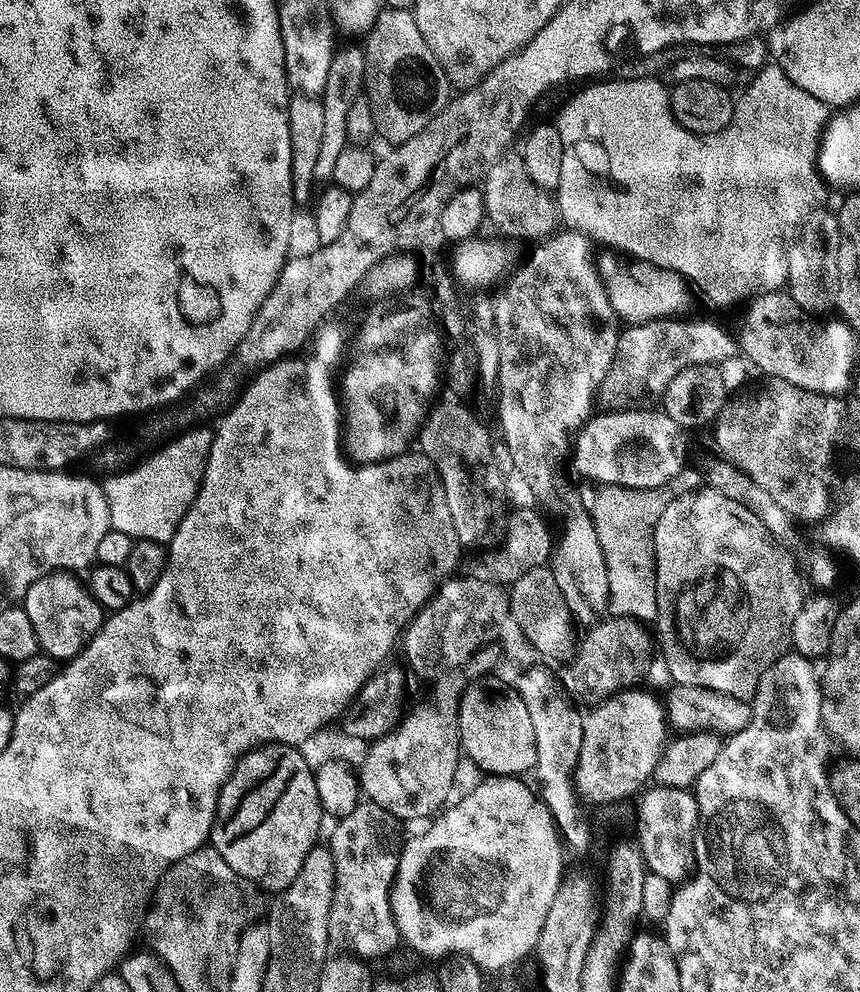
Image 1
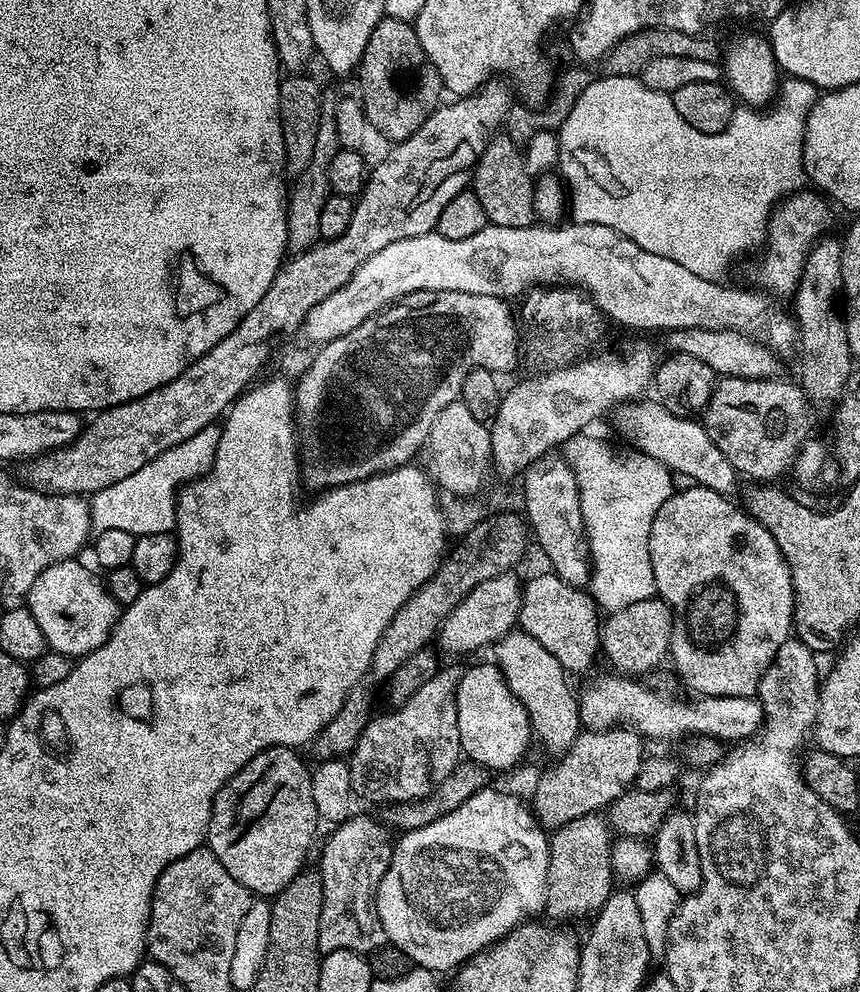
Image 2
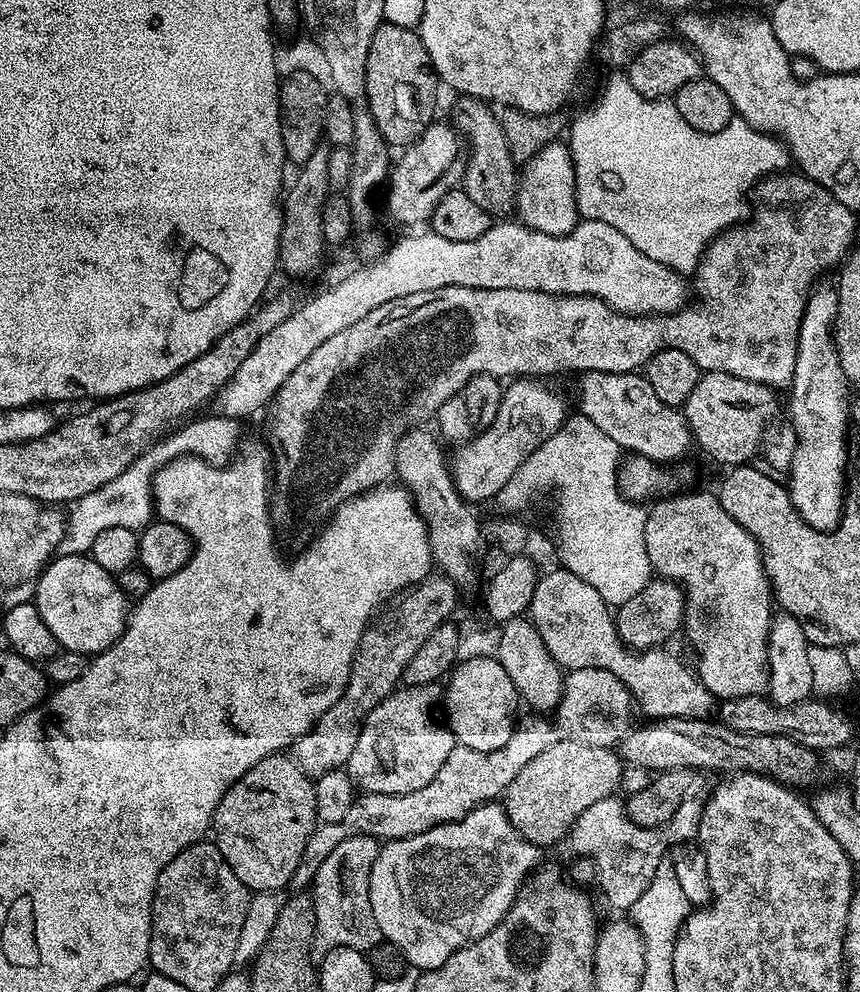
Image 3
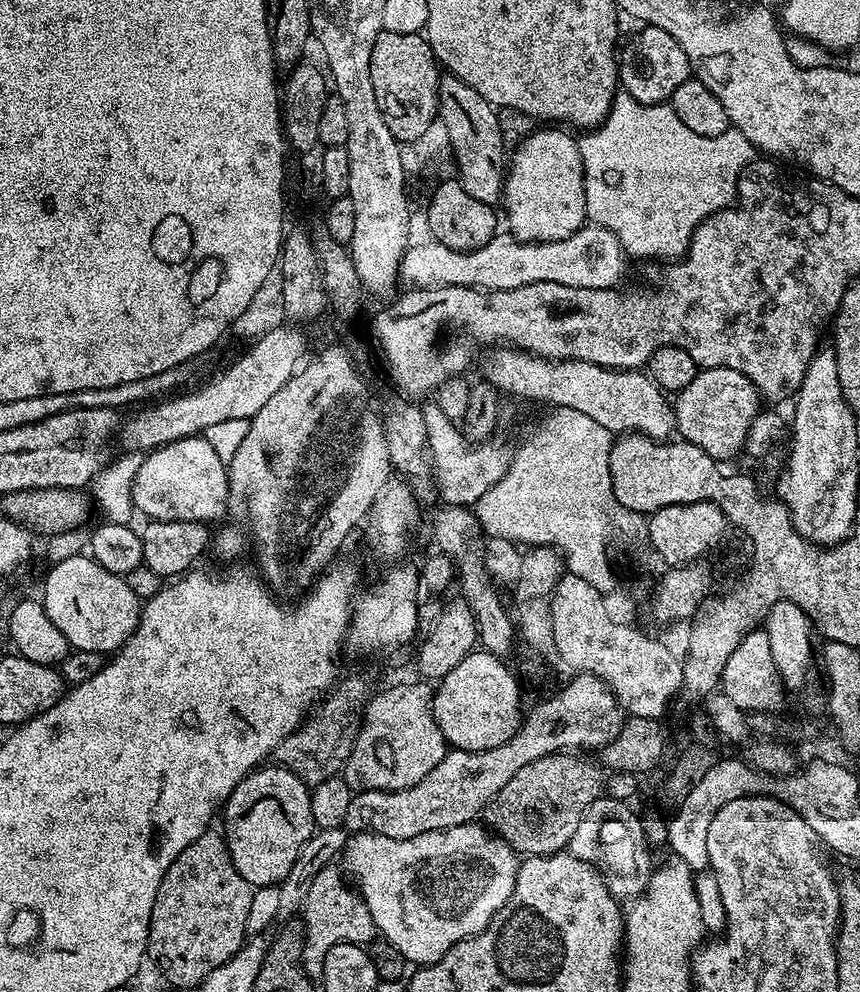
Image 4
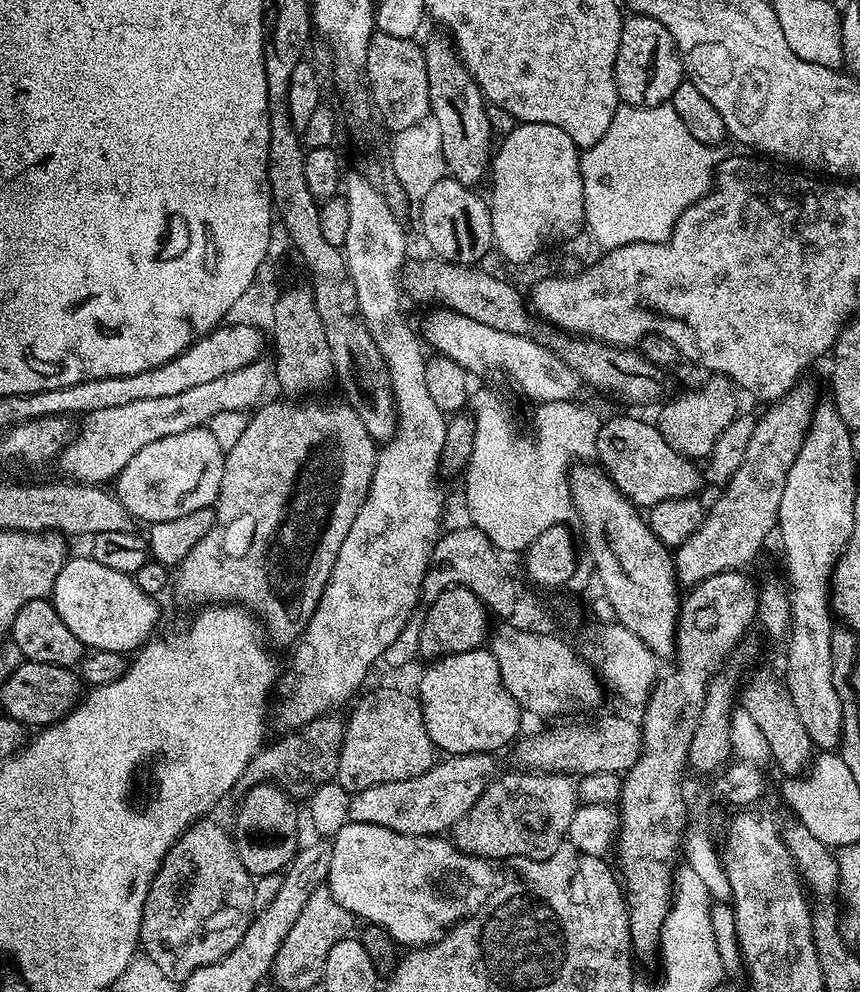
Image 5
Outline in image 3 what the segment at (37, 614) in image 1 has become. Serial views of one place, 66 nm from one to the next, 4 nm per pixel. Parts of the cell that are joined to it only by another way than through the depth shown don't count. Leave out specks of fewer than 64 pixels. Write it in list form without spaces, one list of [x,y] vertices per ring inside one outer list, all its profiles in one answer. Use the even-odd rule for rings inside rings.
[[[57,555],[41,571],[35,584],[34,603],[38,614],[42,614],[42,622],[46,622],[50,634],[54,634],[57,645],[63,650],[85,654],[105,652],[128,625],[128,597],[122,594],[115,575],[102,570],[91,555]]]

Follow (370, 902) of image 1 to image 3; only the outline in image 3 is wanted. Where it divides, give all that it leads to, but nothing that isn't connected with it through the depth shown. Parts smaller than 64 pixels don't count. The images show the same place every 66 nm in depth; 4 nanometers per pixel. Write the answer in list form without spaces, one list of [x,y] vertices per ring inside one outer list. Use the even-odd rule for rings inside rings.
[[[351,836],[338,846],[322,866],[310,885],[310,897],[316,919],[316,936],[313,938],[312,955],[323,958],[335,948],[356,948],[362,953],[381,943],[380,927],[370,906],[370,874],[382,844],[375,836]]]

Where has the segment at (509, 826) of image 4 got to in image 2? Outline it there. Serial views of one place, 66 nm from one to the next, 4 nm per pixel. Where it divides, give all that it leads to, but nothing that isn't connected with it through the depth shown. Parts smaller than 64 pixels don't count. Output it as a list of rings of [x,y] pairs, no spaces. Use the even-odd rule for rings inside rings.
[[[627,727],[607,728],[601,732],[584,730],[561,755],[549,772],[540,776],[530,808],[545,829],[555,830],[591,812],[599,813],[636,782],[640,764],[646,759],[645,741],[639,732]]]

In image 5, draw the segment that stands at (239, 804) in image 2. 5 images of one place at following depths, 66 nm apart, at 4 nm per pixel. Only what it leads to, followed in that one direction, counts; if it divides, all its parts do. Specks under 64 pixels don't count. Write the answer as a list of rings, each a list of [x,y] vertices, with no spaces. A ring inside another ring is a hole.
[[[276,782],[256,784],[249,792],[243,793],[241,800],[244,801],[236,816],[234,839],[238,858],[242,858],[242,866],[246,866],[246,870],[254,878],[275,872],[283,873],[296,856],[296,808],[292,805],[291,798],[293,799]]]

